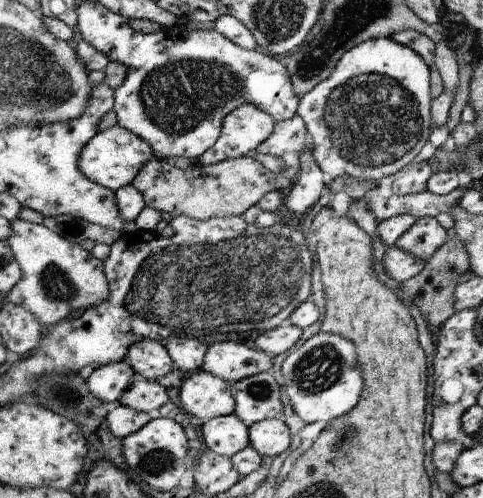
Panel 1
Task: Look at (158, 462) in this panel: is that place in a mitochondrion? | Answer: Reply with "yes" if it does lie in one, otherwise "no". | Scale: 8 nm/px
yes

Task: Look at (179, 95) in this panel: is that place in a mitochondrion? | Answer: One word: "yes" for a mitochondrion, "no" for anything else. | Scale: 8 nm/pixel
yes

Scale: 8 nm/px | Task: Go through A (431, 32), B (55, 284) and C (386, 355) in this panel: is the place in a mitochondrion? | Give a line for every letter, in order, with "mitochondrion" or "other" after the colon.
A: other
B: mitochondrion
C: other

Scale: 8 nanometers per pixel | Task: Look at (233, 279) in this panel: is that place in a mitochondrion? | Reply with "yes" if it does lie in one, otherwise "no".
yes

